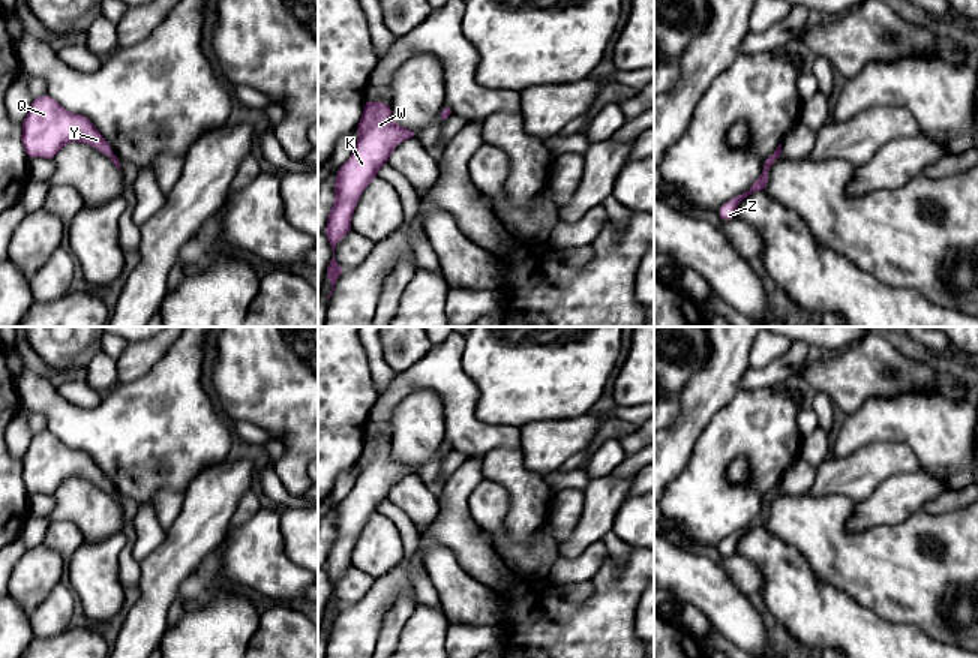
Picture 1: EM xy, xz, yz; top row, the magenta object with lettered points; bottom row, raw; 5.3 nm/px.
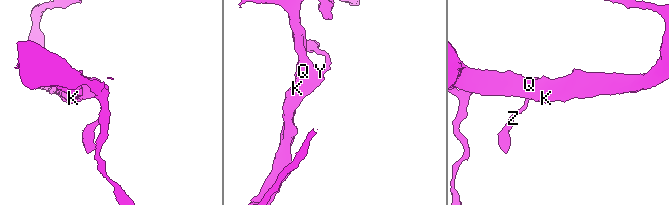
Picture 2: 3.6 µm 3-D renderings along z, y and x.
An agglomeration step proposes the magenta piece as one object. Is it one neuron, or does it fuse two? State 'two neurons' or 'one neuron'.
one neuron

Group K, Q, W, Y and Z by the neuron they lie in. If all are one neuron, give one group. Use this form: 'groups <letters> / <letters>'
groups K Q W Y Z

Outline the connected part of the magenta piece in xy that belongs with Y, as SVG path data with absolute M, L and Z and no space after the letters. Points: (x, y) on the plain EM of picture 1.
M46 429L33 435L21 462L21 478L28 495L54 495L66 480L81 477L110 492L114 501L122 505L117 492L93 459L81 450L69 448Z

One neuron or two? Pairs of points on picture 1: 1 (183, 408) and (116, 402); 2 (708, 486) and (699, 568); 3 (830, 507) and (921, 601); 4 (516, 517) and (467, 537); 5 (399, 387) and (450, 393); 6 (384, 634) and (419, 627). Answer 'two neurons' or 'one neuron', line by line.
1: one neuron
2: two neurons
3: one neuron
4: two neurons
5: one neuron
6: two neurons

